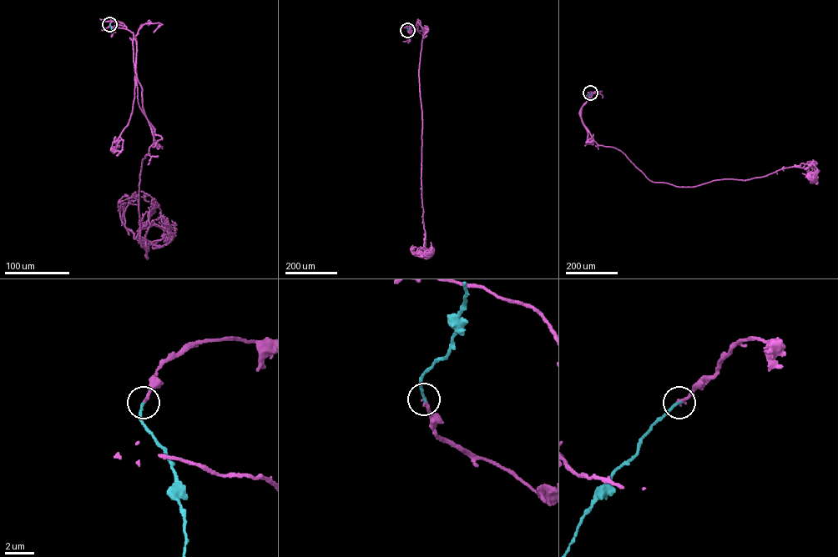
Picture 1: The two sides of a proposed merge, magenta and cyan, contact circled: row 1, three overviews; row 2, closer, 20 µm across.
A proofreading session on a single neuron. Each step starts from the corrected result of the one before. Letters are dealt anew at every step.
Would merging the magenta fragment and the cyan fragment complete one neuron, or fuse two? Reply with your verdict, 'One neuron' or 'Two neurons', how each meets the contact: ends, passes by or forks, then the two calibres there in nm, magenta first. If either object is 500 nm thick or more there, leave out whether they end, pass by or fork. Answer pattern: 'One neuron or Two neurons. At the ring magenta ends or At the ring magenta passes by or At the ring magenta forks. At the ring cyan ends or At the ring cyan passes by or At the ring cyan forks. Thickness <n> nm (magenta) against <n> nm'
One neuron. At the ring magenta ends. At the ring cyan ends. Thickness 180 nm (magenta) against 200 nm

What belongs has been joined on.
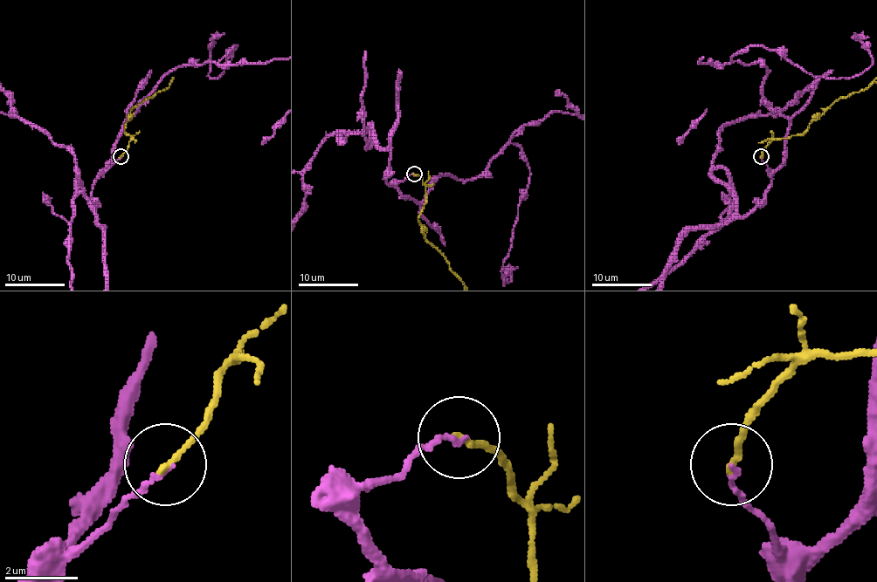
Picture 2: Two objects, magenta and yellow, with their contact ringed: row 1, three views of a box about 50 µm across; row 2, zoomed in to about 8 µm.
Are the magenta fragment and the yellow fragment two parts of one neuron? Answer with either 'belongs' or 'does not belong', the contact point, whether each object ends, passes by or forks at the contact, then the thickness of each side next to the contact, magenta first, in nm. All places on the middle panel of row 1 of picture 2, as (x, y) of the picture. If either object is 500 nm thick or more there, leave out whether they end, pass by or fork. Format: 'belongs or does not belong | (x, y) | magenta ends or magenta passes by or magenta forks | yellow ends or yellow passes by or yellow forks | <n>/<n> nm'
does not belong | (414, 174) | magenta ends | yellow ends | 130/190 nm

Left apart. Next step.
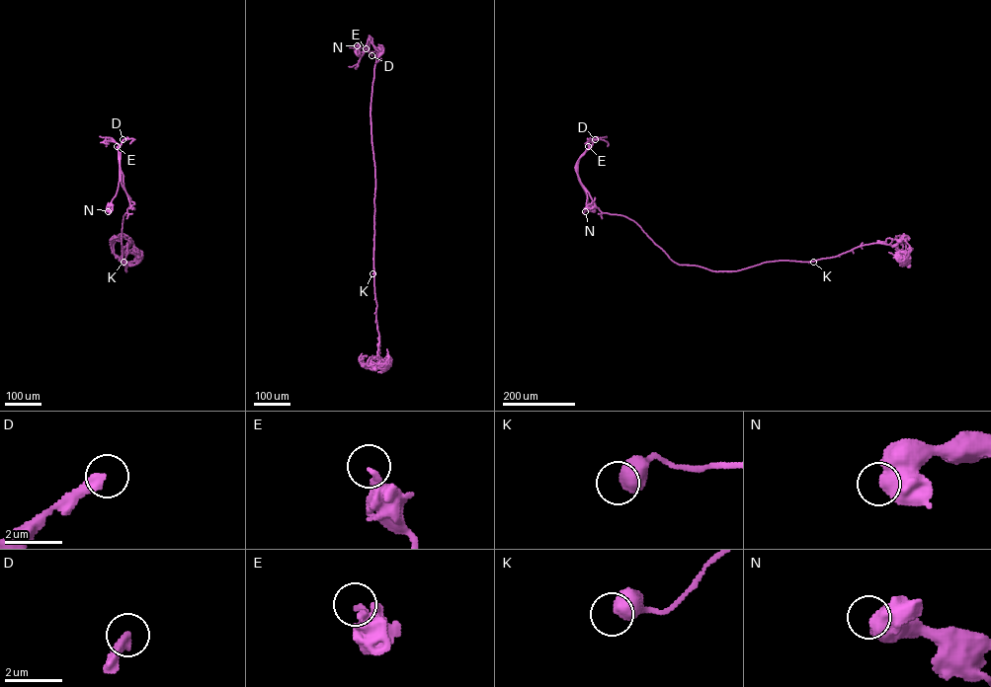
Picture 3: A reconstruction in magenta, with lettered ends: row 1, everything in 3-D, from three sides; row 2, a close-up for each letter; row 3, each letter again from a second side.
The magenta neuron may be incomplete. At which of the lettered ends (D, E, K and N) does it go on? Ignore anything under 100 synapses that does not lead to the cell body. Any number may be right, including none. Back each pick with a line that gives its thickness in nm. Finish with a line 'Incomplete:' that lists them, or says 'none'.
D: calibre 360 nm
Incomplete: D

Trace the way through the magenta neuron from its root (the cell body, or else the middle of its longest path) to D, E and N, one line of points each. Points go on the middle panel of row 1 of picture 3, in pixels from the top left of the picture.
D: (374, 369), (370, 369), (371, 359), (376, 358), (379, 341), (371, 112), (379, 51), (369, 36), (371, 55)
E: (374, 369), (370, 369), (371, 359), (376, 358), (379, 341), (371, 112), (379, 51), (370, 36), (366, 48)
N: (374, 369), (371, 112), (379, 51), (370, 36), (369, 49), (369, 38), (364, 47), (357, 45)

